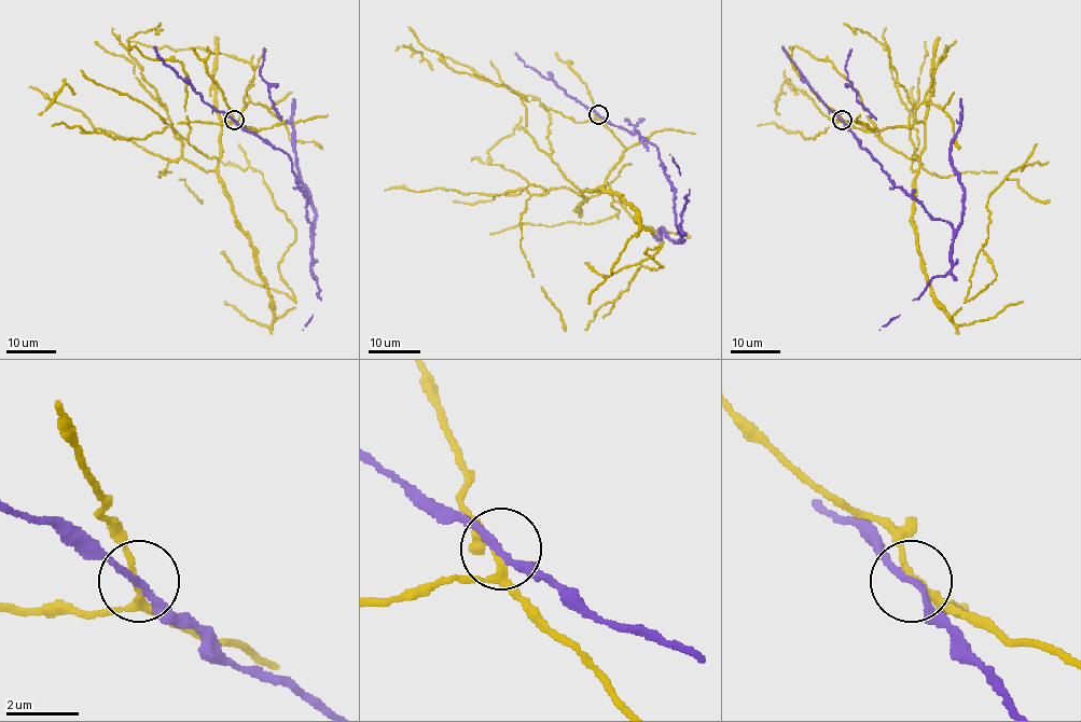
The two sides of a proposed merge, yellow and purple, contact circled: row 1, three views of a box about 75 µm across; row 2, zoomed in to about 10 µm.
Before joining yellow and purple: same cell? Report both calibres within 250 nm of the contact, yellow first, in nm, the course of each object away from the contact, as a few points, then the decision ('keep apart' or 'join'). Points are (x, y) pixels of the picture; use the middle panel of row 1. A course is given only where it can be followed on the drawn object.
calibres 150 and 180 nm; course yellow (597, 114), (624, 152), (581, 194), (633, 207), (663, 267), (639, 267), (584, 330); course purple (599, 114), (656, 148), (675, 191), (675, 224), (682, 239), (674, 241), (662, 227), (661, 238); keep apart

